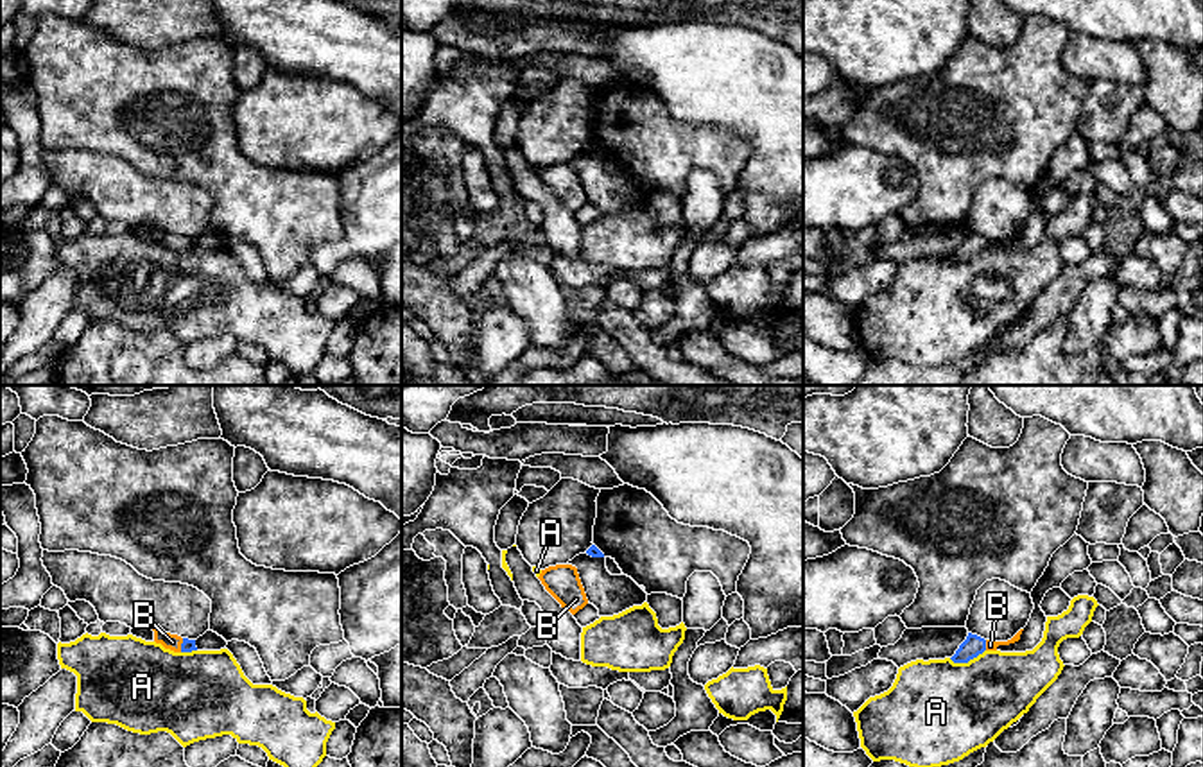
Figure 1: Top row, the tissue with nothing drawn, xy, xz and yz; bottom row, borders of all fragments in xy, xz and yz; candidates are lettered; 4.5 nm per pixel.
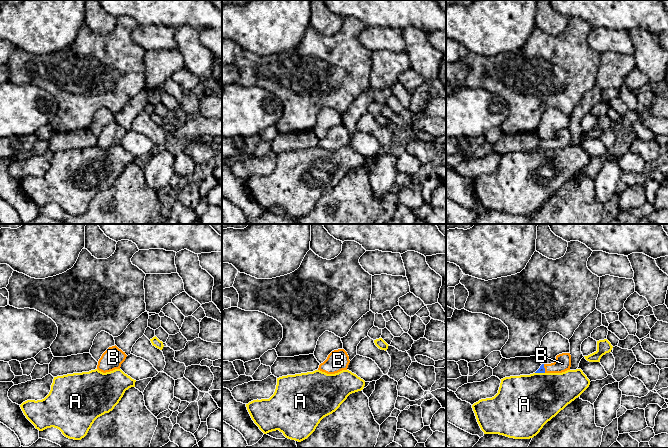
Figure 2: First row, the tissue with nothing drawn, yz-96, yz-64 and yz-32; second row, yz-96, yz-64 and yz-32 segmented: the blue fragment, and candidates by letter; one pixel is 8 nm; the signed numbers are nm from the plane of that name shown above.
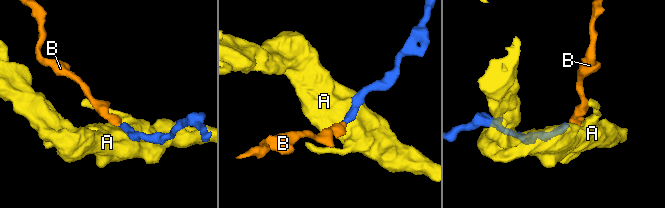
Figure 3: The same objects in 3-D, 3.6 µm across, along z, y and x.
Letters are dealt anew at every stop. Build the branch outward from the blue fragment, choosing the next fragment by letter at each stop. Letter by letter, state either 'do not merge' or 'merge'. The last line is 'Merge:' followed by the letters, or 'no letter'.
A: do not merge
B: merge
Merge: B

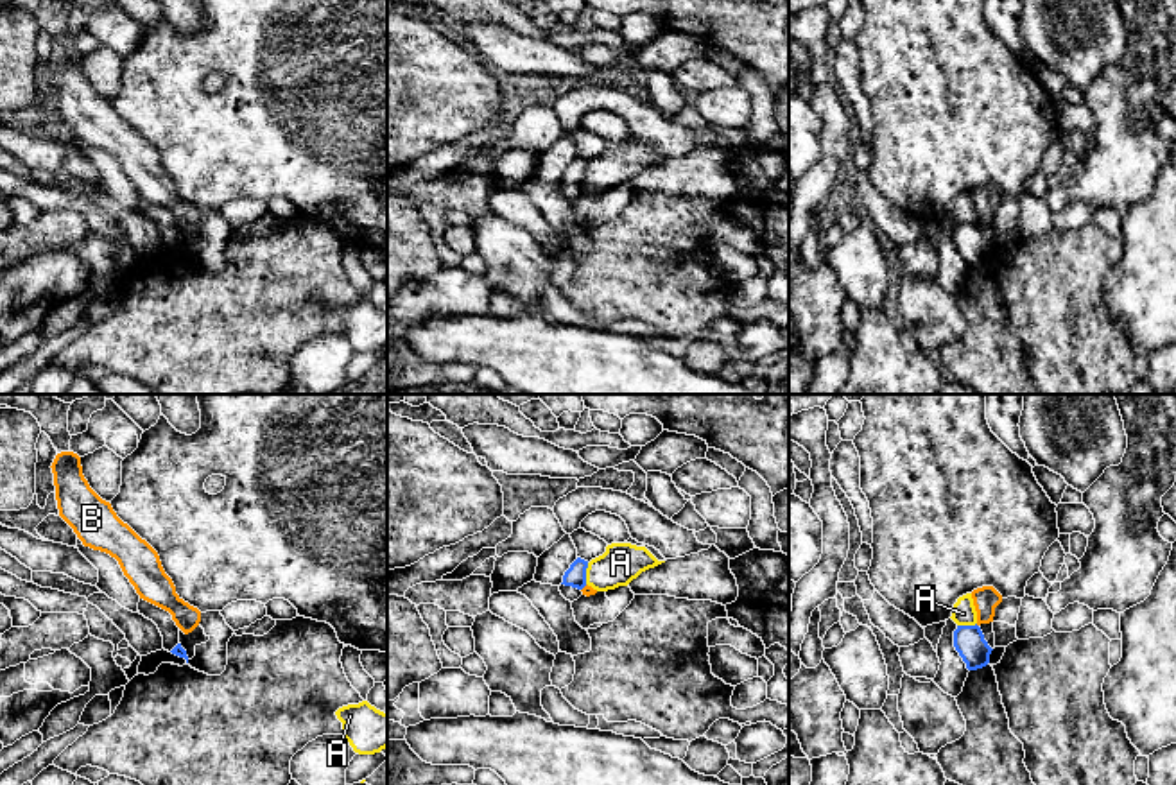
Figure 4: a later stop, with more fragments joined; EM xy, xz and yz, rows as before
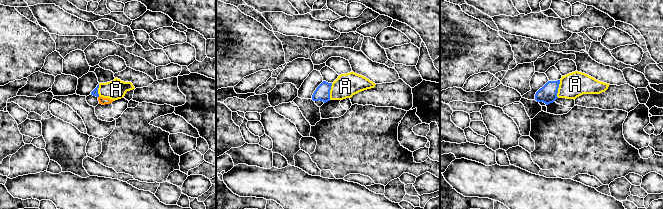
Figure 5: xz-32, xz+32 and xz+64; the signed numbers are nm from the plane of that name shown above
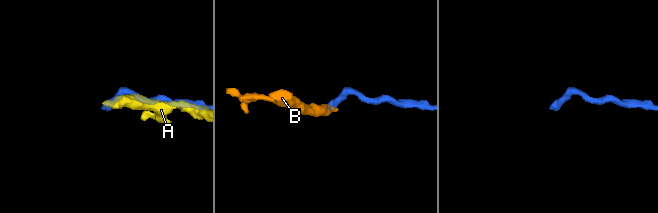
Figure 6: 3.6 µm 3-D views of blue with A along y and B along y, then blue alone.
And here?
A: do not merge
B: do not merge
Merge: no letter

